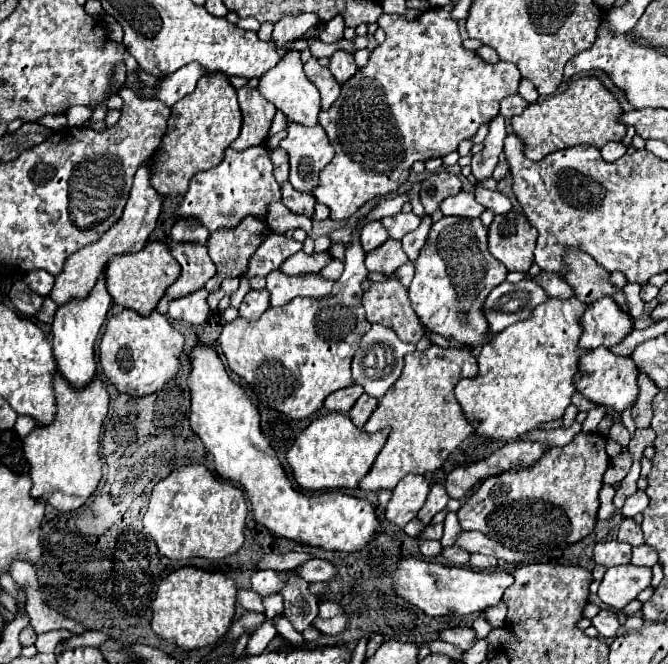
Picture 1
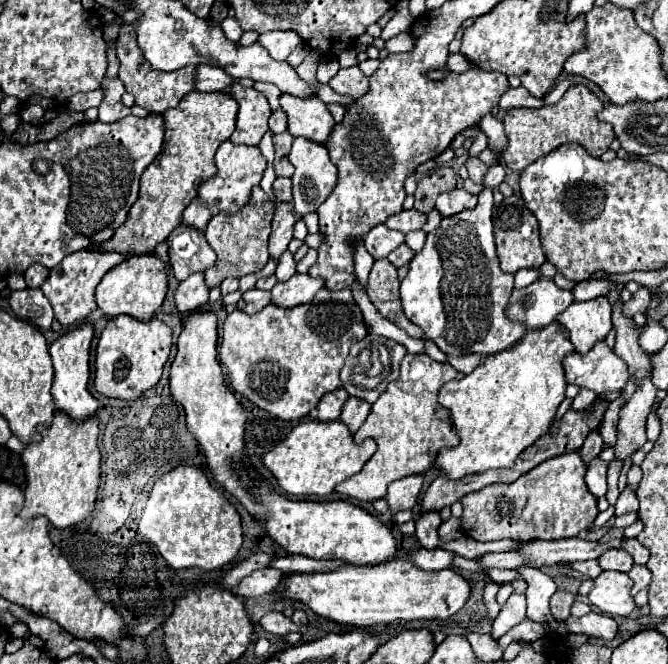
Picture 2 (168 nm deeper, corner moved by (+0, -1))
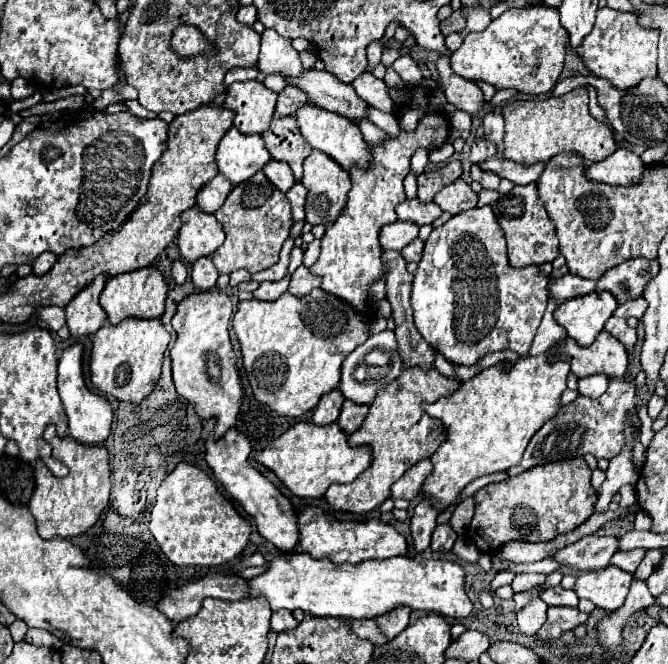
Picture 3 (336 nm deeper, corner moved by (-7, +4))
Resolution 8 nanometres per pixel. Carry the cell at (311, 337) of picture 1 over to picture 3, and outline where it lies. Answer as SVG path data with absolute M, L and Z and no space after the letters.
M315 288L307 296L293 296L289 292L281 294L279 300L263 302L263 300L243 300L237 306L233 316L233 330L239 336L245 372L249 376L249 384L253 388L255 398L261 404L267 404L281 416L299 418L311 408L317 406L319 398L339 386L339 374L343 360L369 338L367 318L355 314L347 302Z

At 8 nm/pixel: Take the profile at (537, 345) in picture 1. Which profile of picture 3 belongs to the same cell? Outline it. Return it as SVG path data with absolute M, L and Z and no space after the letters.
M547 354L539 356L527 356L519 358L519 362L511 370L501 370L497 366L485 368L479 376L475 376L469 382L463 382L459 390L455 390L451 396L441 398L439 402L427 406L427 414L433 418L439 418L445 426L445 440L437 448L437 452L431 456L433 462L433 474L423 482L423 498L431 498L435 510L443 512L449 506L455 504L463 488L473 482L479 476L493 474L493 472L505 472L511 466L519 464L523 458L523 452L531 440L531 436L559 410L559 398L563 390L567 388L567 374L569 364L567 362L547 362Z

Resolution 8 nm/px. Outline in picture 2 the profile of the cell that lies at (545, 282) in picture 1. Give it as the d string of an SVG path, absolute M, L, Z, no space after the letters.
M588 279L582 283L576 283L576 287L572 289L572 295L576 301L588 301L600 295L606 295L612 287L622 289L622 283L610 283L610 281L596 281L596 279Z

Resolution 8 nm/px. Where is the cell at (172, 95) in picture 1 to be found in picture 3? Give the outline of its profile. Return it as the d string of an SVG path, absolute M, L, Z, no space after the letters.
M231 68L225 76L225 84L233 84L237 80L255 80L259 76L259 72L255 68Z

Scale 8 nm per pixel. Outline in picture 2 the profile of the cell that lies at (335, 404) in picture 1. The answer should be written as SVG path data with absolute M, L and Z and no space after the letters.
M336 389L332 393L326 393L318 403L318 421L336 421L342 413L342 407L348 399L348 391Z

